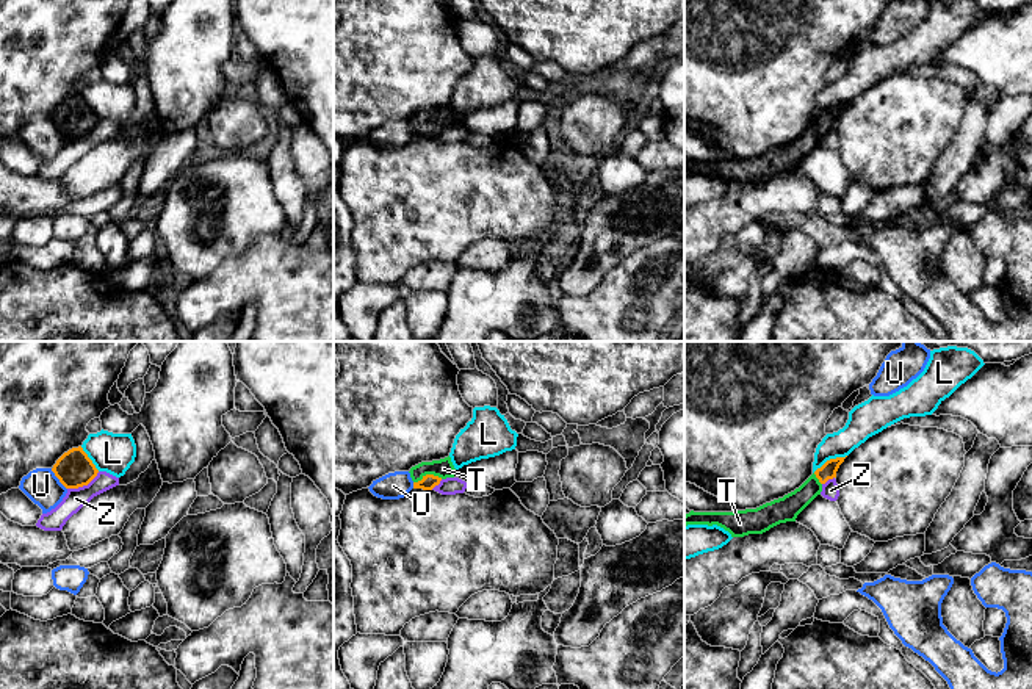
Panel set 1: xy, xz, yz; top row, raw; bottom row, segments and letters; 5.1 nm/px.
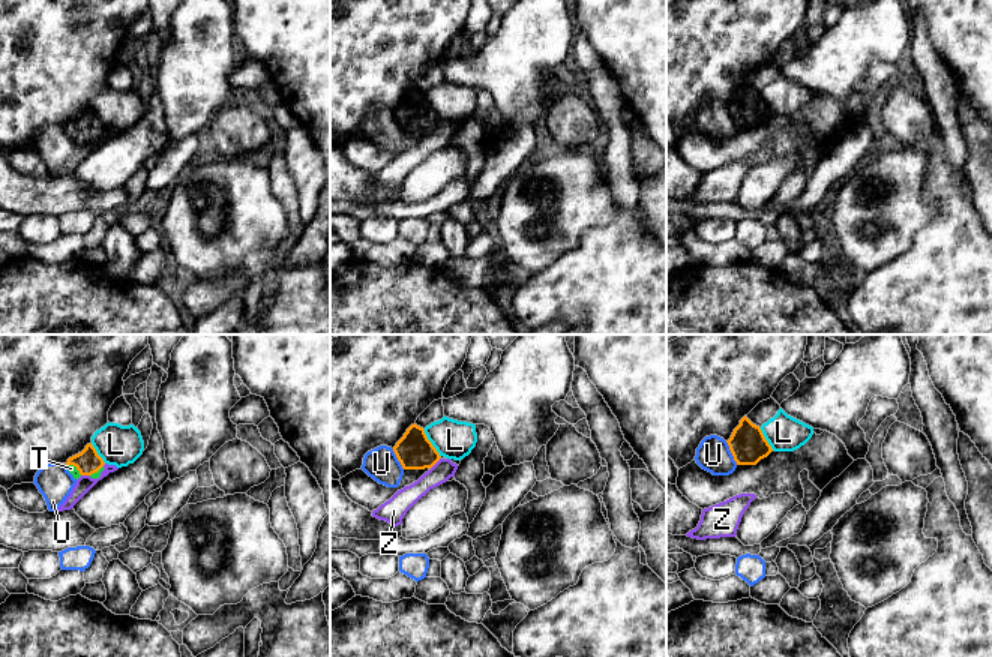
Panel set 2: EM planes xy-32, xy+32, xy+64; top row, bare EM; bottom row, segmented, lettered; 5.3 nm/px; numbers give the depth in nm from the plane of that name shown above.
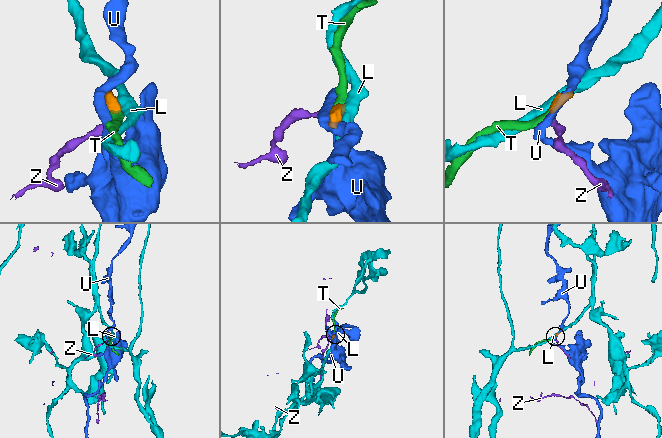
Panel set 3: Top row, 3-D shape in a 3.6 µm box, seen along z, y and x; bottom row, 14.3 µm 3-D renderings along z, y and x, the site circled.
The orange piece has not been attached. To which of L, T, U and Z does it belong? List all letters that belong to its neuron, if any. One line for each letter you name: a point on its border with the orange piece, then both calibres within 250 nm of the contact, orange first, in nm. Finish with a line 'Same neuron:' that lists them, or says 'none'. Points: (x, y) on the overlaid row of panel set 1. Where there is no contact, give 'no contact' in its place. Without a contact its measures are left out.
T: xz (428, 475) | 80/100 nm
Same neuron: T

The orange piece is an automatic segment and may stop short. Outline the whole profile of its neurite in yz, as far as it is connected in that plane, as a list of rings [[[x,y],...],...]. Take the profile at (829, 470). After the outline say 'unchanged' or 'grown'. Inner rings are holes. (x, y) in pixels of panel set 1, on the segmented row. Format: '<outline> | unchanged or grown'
[[[846,457],[827,460],[799,489],[783,498],[766,503],[756,509],[733,512],[694,512],[684,515],[687,525],[717,525],[728,531],[731,537],[763,534],[770,528],[796,521],[797,515],[822,492],[822,485],[836,478],[836,471]]] | grown

